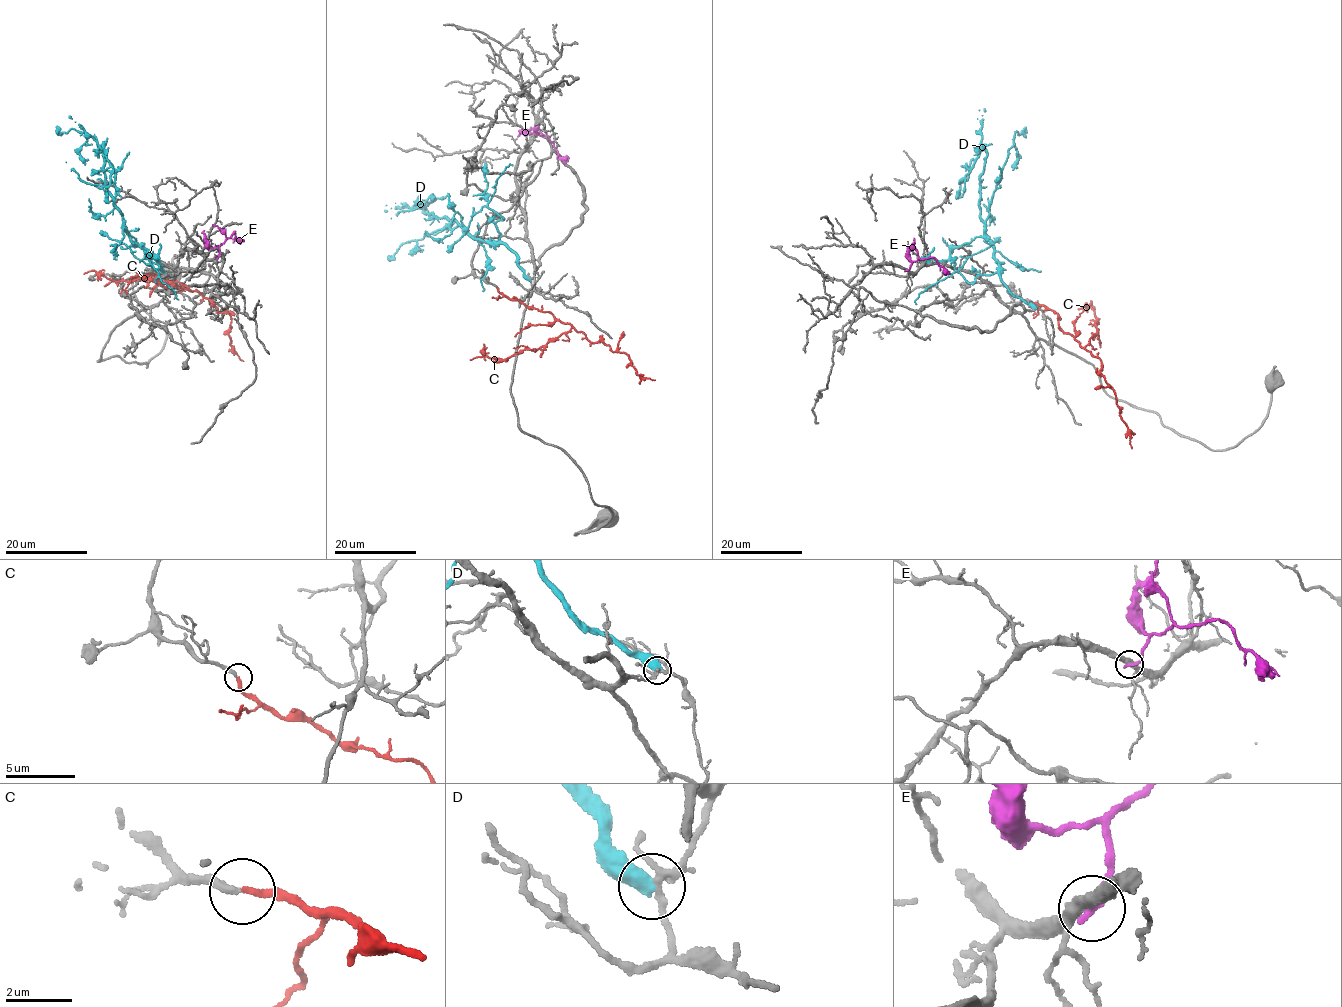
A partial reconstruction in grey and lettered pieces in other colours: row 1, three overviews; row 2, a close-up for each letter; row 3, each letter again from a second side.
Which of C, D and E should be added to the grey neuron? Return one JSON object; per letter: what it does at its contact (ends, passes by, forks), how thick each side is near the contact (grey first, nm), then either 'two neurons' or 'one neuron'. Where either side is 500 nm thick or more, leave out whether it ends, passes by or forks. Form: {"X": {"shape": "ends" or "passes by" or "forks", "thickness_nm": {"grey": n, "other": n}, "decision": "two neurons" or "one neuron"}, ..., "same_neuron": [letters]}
{"C": {"shape": "ends", "thickness_nm": {"grey": 240, "other": 200}, "decision": "one neuron"}, "D": {"thickness_nm": {"grey": 190, "other": 500}, "decision": "two neurons"}, "E": {"shape": "ends", "thickness_nm": {"grey": 400, "other": 240}, "decision": "two neurons"}, "same_neuron": ["C"]}

